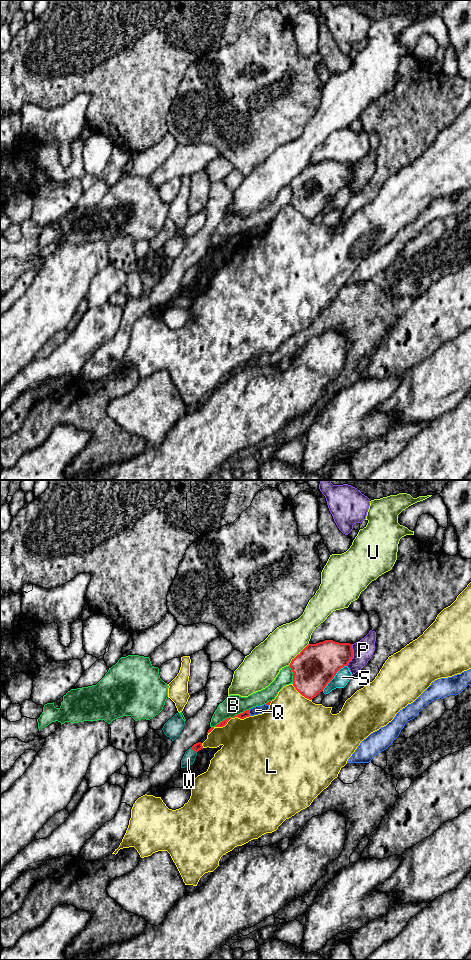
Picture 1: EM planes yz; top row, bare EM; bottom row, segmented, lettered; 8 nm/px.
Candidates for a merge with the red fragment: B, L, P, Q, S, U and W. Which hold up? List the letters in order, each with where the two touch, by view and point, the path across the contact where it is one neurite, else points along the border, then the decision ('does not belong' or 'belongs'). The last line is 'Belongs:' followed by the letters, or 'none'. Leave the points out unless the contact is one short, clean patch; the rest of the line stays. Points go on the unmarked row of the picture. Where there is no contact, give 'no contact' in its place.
B: meets red in yz at (230, 237); does not belong
L: meets red in yz at (219, 246); does not belong
P: meets red in yz at (352, 175); does not belong
Q: meets red in yz at (248, 232); border along yz (250, 229), (249, 235); does not belong
S: meets red in yz at (333, 197); does not belong
U: meets red in yz at (298, 174); does not belong
W: meets red in yz at (193, 270); runs through yz (198, 266), (193, 270), (188, 279); belongs
Belongs: W

